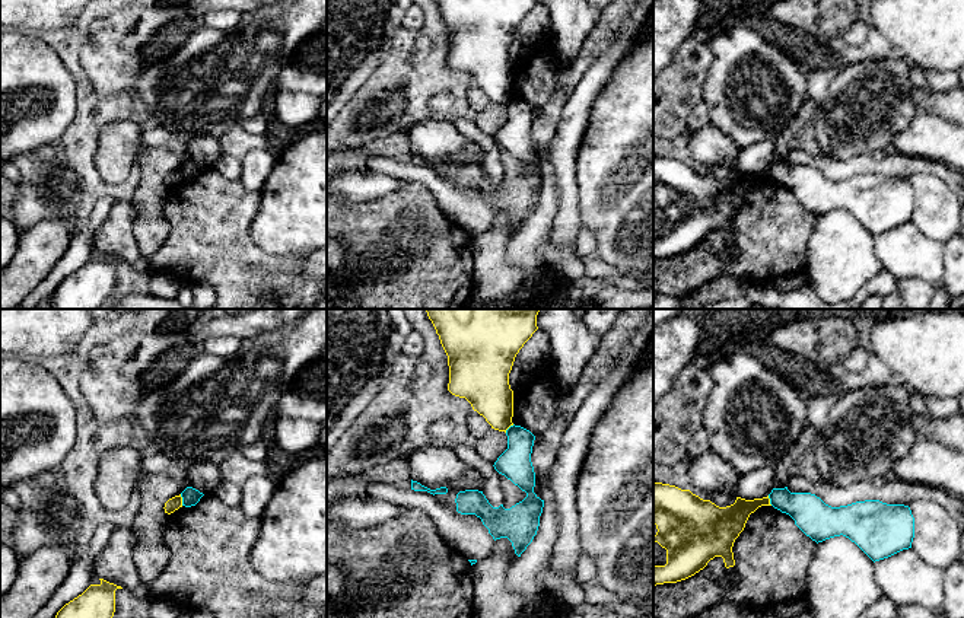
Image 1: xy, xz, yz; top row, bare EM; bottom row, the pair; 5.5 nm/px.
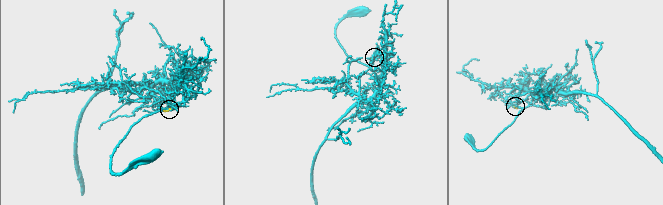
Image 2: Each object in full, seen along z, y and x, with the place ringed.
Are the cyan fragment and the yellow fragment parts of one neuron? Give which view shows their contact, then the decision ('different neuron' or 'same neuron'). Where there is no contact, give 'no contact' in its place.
xy | different neuron

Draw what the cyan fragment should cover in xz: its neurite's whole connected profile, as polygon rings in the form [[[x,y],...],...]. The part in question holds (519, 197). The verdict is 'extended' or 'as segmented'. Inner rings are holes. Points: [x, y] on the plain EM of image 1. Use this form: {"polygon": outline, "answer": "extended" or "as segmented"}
{"polygon": [[[515,98],[506,103],[506,109],[508,122],[497,131],[493,140],[525,165],[526,171],[510,182],[505,182],[503,178],[493,181],[483,165],[465,163],[456,168],[455,176],[458,187],[480,191],[494,214],[508,211],[515,227],[521,230],[537,208],[544,173],[534,166],[535,146],[531,127],[535,109]]], "answer": "as segmented"}

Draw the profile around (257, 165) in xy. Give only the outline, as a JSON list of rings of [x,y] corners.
[[[268,149],[249,152],[242,159],[242,173],[239,181],[244,188],[260,192],[276,165],[276,160],[277,156],[274,156]]]

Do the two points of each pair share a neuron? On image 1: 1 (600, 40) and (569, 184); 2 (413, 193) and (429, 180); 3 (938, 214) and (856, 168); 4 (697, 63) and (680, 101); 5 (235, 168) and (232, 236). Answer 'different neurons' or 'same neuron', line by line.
1: different neurons
2: different neurons
3: different neurons
4: same neuron
5: different neurons

